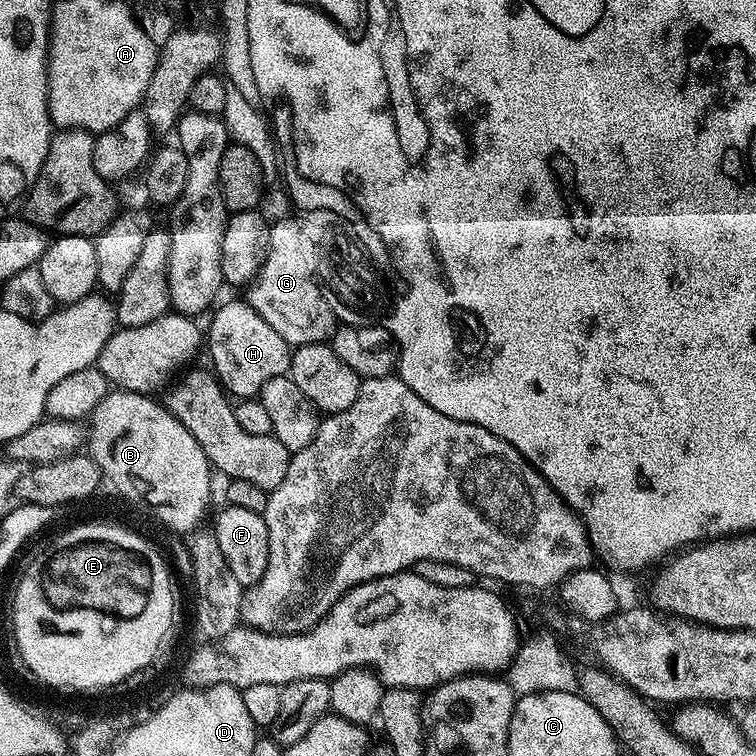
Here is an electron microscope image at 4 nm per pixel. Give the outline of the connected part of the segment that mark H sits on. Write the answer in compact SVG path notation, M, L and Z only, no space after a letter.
M232 300L211 313L208 330L206 326L206 350L208 346L214 375L229 397L256 398L270 378L289 375L293 349L284 341L282 334L262 318L262 314L255 312L251 304L240 300Z

